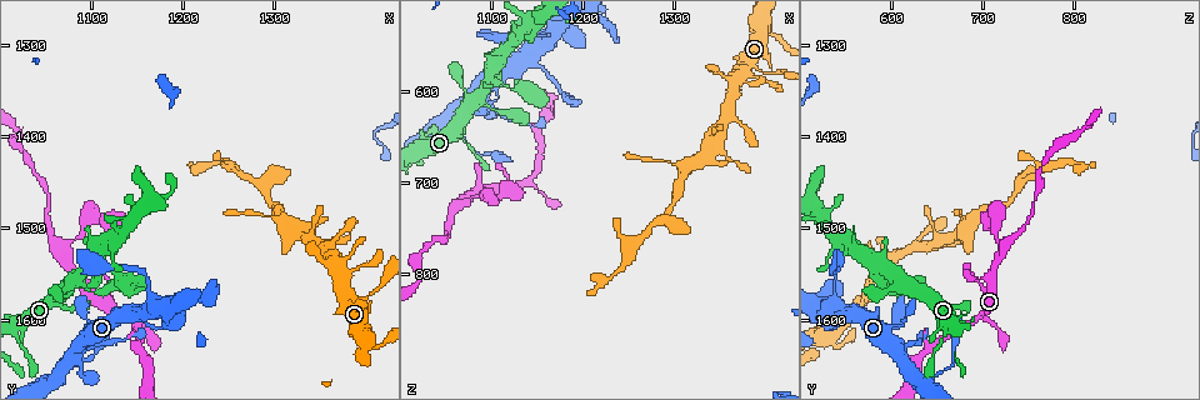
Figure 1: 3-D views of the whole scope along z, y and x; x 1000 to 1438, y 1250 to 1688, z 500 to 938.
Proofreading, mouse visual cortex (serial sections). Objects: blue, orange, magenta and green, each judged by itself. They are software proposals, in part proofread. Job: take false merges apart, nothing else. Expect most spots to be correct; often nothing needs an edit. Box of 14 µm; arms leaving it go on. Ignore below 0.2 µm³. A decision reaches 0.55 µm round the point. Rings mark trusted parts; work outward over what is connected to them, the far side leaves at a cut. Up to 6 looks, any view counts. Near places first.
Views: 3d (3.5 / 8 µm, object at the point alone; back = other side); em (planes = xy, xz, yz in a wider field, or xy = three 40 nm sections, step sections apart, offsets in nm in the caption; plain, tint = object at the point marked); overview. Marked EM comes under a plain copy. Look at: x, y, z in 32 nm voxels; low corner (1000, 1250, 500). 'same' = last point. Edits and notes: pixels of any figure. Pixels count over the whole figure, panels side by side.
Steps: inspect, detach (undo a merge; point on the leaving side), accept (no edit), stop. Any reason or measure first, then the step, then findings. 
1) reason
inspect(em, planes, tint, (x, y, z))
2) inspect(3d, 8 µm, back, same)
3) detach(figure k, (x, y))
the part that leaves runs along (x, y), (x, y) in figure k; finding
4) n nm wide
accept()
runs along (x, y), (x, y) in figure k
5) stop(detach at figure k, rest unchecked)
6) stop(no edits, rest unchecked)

sudden change in width
inspect(3d, 3.5 µm, (1415, 1565, 580))

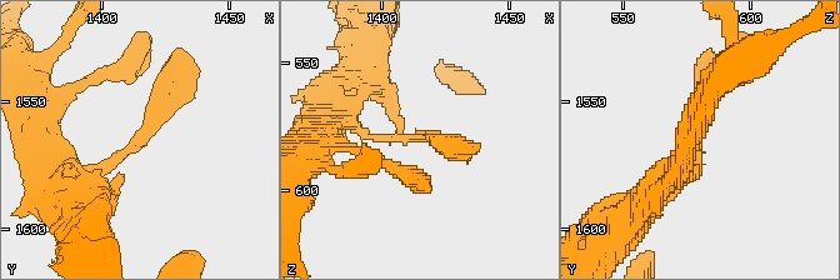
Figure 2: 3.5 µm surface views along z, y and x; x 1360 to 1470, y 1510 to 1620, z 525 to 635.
arms of 200, 250 nm; need the tissue
inspect(em, xy, step 1, tint, (1414, 1567, 579))

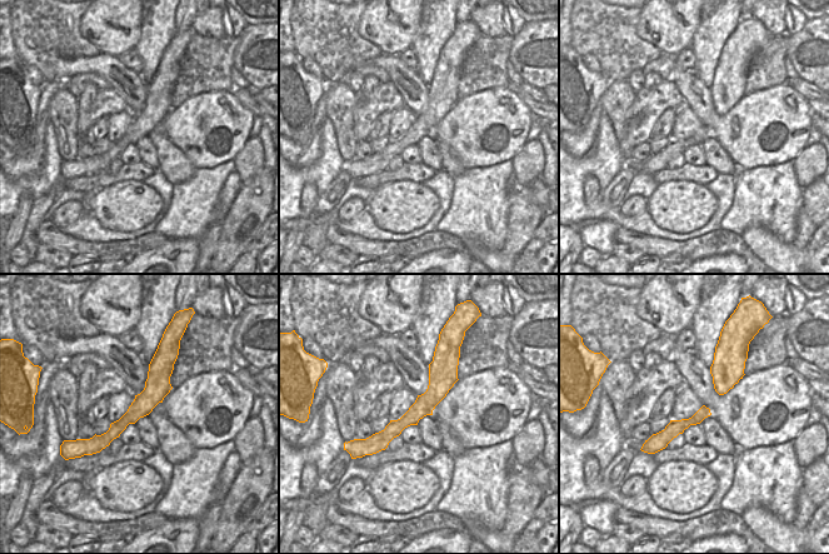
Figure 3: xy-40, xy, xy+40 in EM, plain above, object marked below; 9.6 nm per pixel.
accept()
runs along (159, 364), (156, 389), (98, 448) in figure 3; continuous, no second cell

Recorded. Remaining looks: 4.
two arms in line, one across
inspect(3d, 3.5 µm, (1070, 1525, 720))

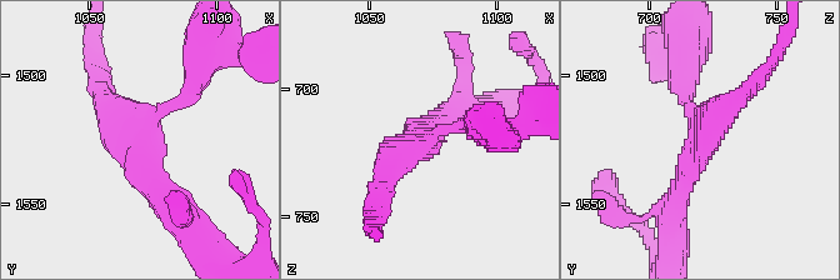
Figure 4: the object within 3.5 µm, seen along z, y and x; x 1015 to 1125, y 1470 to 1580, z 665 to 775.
3 arms; arms of 200, 300, 300 nm; shape alone is not enough
inspect(em, xy, step 2, tint, (1070, 1524, 723))

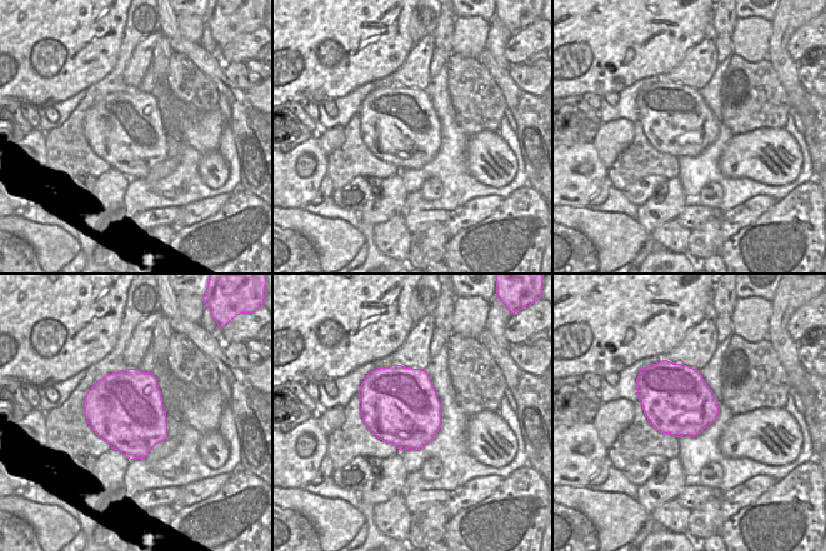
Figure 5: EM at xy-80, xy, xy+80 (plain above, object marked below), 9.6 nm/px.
750 nm wide
accept()
runs along (170, 205), (139, 136), (193, 83) in figure 4; one cell here

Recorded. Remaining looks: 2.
sudden change in width
inspect(3d, 3.5 µm, (1165, 1575, 540))

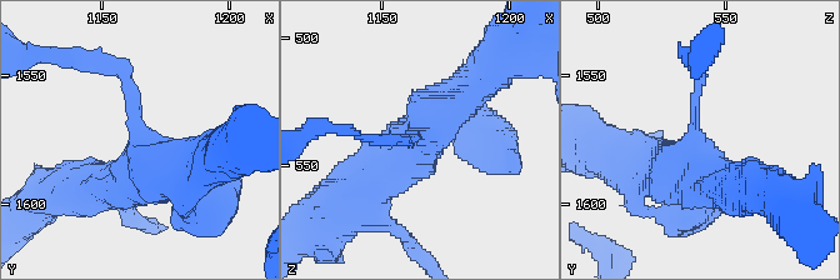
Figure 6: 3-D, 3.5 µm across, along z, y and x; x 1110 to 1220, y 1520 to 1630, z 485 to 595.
inspect(em, xy, step 5, tint, (1167, 1575, 539))

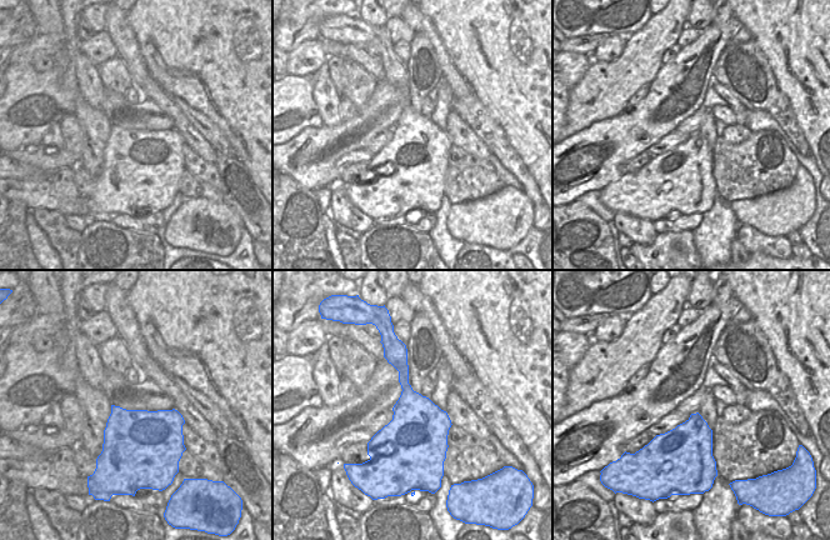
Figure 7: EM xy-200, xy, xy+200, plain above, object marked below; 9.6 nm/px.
accept()
runs along (364, 189), (486, 78) in figure 6; all the same cell

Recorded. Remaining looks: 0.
stop(no edits, rest unchecked)

